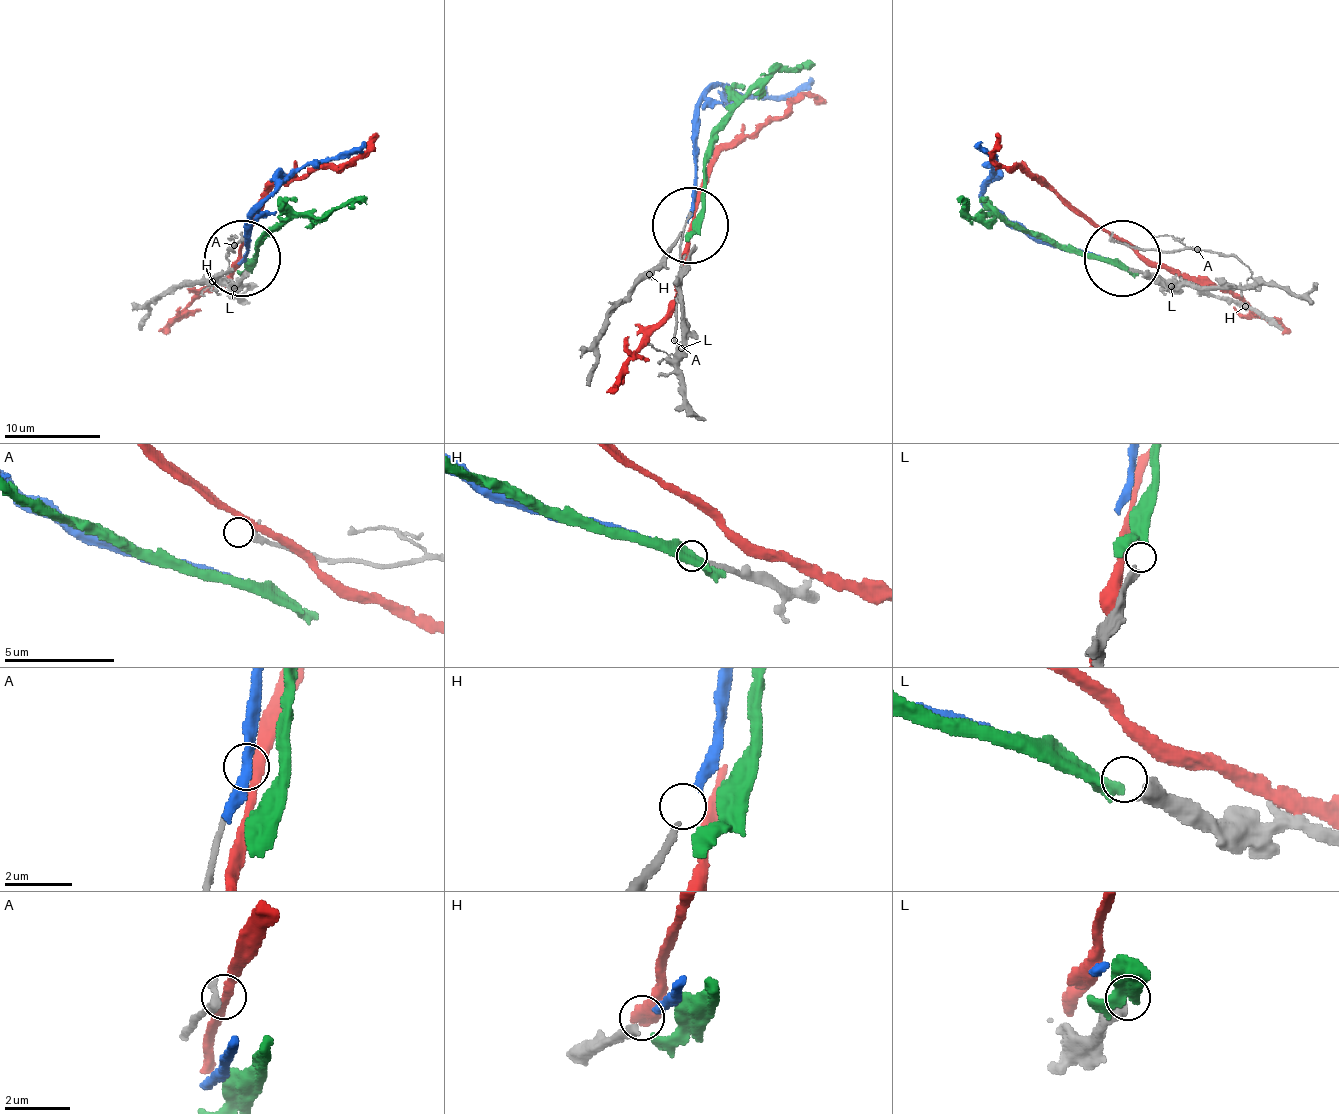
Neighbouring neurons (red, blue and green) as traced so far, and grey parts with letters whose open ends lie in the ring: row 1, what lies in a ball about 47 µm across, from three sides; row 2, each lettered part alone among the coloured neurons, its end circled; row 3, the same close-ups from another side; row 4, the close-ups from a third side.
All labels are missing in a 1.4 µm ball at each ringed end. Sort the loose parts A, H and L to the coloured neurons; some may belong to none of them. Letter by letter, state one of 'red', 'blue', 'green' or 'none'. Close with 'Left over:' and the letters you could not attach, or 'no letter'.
A: none
H: blue
L: green
Left over: A

